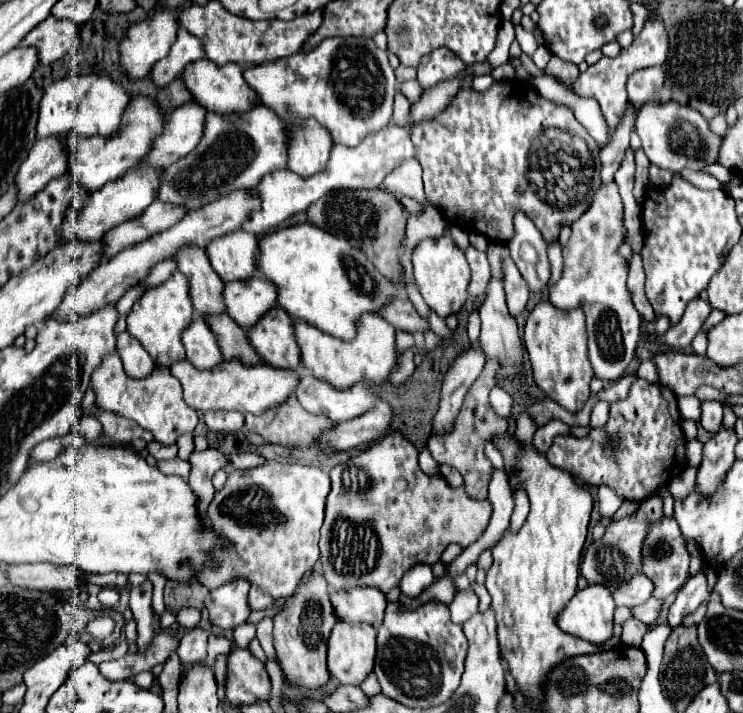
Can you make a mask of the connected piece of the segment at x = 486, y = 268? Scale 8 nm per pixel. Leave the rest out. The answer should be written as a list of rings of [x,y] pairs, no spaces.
[[[469,247],[465,251],[465,257],[471,265],[471,283],[469,283],[469,295],[483,297],[485,289],[491,281],[491,265],[487,261],[487,255],[477,251],[475,247]]]

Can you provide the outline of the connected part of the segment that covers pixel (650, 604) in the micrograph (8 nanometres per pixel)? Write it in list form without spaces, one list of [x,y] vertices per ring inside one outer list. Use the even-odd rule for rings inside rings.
[[[651,597],[649,601],[645,601],[645,605],[639,605],[637,609],[631,609],[631,611],[633,611],[633,617],[637,617],[639,621],[643,621],[647,625],[655,625],[659,611],[661,611],[661,601]]]

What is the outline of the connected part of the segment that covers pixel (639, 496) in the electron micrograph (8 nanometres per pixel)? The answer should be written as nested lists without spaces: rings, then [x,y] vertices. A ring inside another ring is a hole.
[[[637,379],[627,399],[611,403],[609,421],[603,427],[591,429],[581,439],[557,435],[547,451],[547,459],[587,487],[607,485],[627,501],[645,501],[685,469],[685,443],[675,393],[663,385]]]

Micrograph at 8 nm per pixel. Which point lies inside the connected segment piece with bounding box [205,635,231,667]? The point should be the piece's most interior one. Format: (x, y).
(217, 645)

